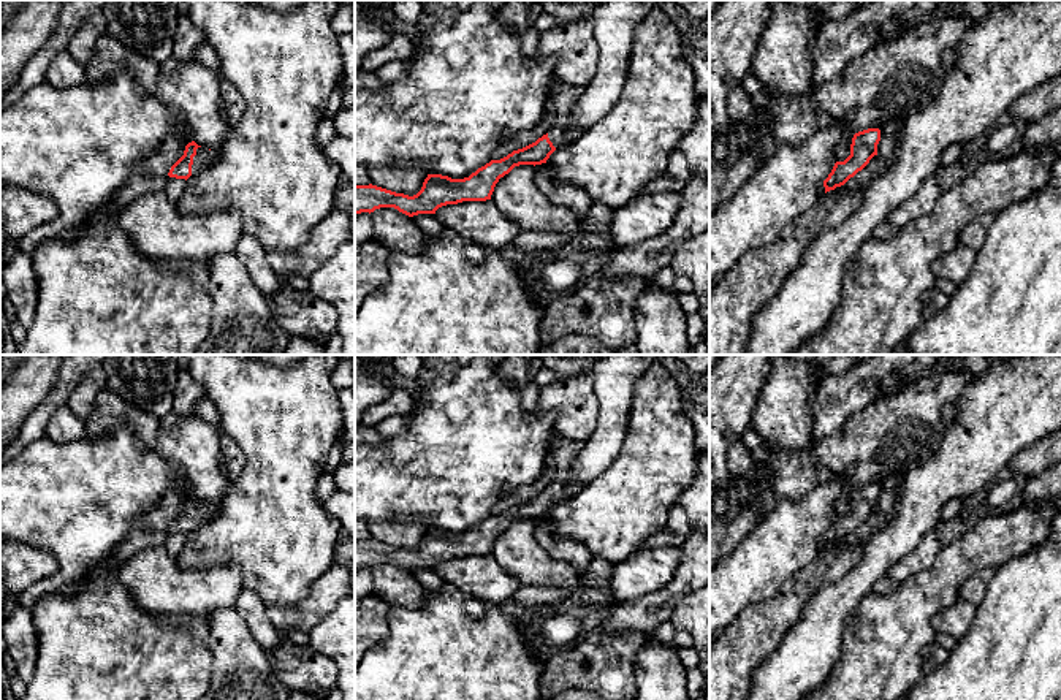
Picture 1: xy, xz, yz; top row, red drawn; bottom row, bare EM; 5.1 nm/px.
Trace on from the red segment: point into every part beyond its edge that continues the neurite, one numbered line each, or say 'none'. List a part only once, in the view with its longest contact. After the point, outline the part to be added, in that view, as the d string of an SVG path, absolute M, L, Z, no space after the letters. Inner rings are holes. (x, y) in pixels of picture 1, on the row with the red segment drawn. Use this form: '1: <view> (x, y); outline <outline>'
1: xy (203, 157); outline M198 147L196 155L193 157L192 174L196 174L204 166L219 160L219 154L215 150L209 150L206 147Z

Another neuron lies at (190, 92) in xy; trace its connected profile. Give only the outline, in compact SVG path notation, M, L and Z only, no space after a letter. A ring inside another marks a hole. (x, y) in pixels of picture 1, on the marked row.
M169 57L160 63L155 84L157 100L171 112L177 127L185 127L198 146L215 152L231 130L222 111L220 82L219 73L196 60Z

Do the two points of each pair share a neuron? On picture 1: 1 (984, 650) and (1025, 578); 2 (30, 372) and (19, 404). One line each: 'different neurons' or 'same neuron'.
1: same neuron
2: same neuron

